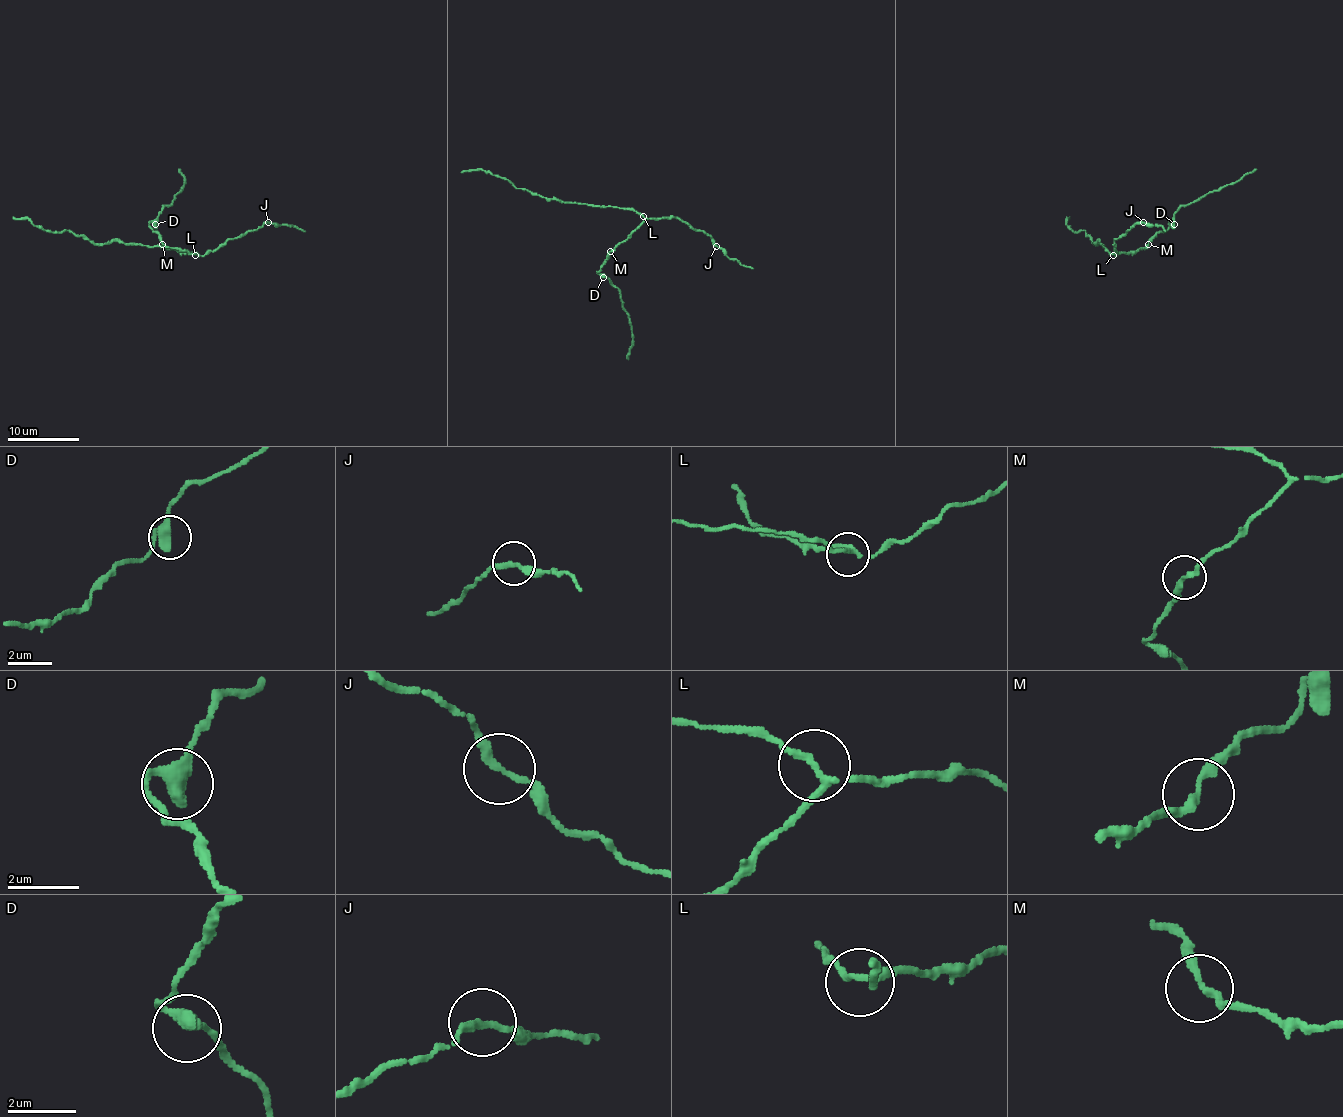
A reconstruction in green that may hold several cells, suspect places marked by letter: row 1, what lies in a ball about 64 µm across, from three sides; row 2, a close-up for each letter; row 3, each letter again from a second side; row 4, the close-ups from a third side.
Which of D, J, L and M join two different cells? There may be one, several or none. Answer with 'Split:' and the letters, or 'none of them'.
Split: none of them

